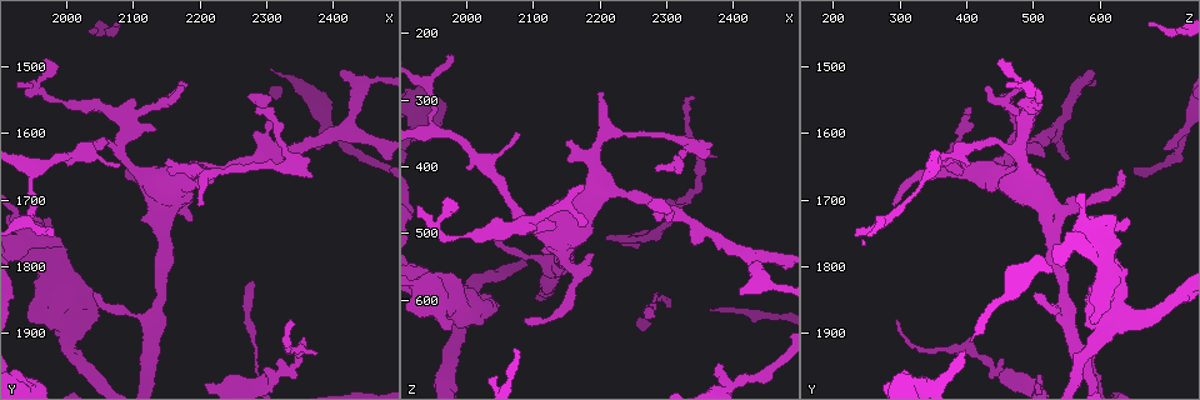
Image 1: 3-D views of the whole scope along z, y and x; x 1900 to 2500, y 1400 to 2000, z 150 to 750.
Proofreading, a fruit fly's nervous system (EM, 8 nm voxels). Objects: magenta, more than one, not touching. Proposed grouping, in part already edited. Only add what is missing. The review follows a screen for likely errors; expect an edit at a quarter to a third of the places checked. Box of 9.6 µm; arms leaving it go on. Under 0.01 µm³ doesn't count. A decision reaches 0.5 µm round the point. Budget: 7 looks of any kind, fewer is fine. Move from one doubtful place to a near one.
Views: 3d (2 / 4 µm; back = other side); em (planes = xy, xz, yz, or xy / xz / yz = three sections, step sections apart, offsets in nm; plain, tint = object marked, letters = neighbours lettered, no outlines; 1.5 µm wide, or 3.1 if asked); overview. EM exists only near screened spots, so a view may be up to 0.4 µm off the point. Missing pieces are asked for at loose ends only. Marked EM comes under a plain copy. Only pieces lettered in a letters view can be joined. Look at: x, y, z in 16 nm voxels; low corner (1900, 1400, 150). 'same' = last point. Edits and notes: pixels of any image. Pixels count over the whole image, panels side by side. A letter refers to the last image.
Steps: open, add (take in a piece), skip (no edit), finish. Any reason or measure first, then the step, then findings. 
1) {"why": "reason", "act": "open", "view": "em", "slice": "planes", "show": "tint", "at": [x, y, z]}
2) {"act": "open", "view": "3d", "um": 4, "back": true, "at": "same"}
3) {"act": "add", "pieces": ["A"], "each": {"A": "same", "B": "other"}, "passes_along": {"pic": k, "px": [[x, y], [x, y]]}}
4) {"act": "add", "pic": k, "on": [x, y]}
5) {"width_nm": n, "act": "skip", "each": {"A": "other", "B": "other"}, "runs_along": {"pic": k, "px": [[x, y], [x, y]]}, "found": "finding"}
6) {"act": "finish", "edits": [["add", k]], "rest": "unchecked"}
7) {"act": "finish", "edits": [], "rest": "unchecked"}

{"why": "thick end", "act": "open", "view": "em", "slice": "planes", "show": "tint", "at": [1955, 1885, 590]}

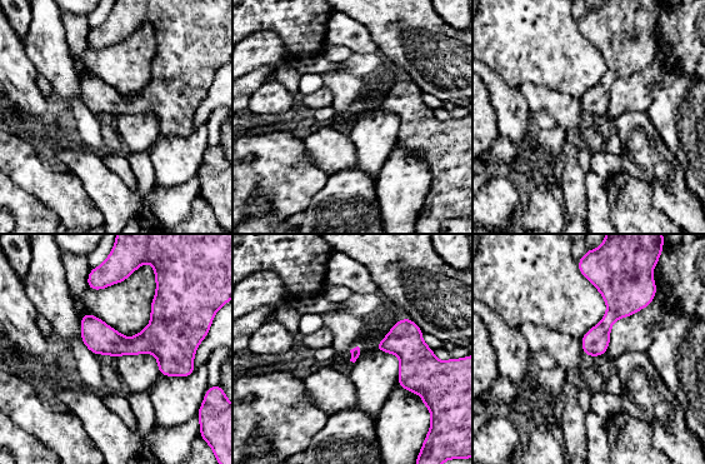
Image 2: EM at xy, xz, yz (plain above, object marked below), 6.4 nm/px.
{"why": "what lies round it", "act": "open", "view": "em", "slice": "planes", "show": "letters", "at": "same"}

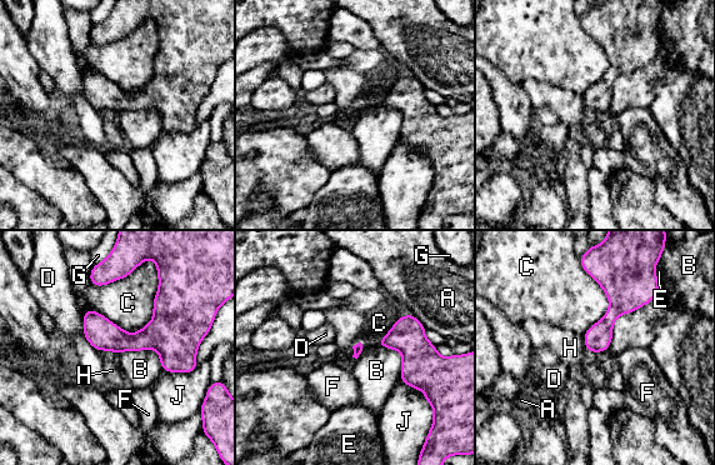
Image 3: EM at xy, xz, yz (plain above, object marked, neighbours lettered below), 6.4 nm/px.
{"longest_contact_nm": ["B", 500], "act": "skip", "each": {"A": "other", "B": "other", "C": "other", "D": "other", "E": "other", "F": "other", "G": "other", "H": "other", "J": "other"}, "found": "no lettered piece goes on from it"}

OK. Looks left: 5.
{"why": "free end", "act": "open", "view": "3d", "um": 4, "at": [2085, 1660, 635]}

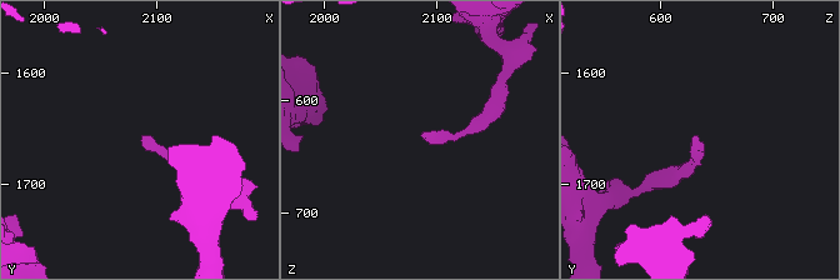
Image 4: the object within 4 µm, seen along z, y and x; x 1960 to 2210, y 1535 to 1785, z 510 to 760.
{"why": "need the tissue", "act": "open", "view": "em", "slice": "yz", "step": 8, "show": "letters", "at": [2086, 1658, 632]}

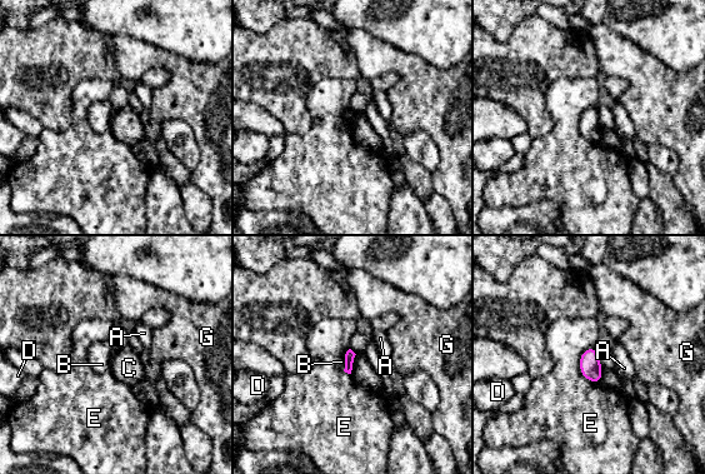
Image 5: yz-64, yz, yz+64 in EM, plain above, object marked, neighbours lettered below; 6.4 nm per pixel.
{"act": "open", "view": "em", "slice": "planes", "show": "letters", "at": "same"}

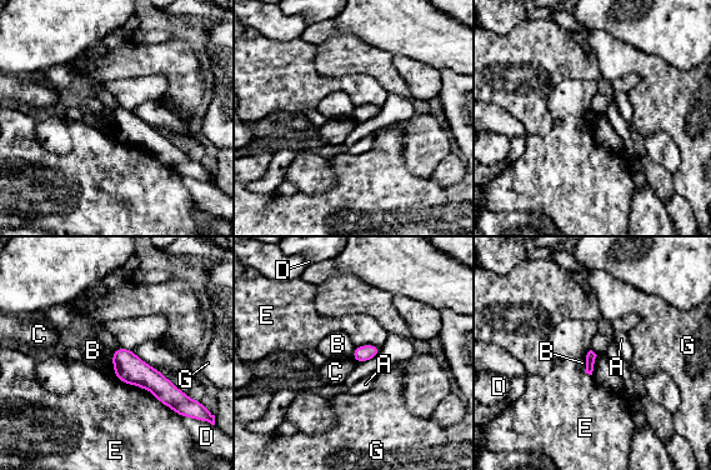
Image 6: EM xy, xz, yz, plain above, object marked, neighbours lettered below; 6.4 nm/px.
{"act": "skip", "each": {"A": "other", "B": "other", "C": "other", "D": "other", "E": "other", "G": "other"}, "border": {"pic": 6, "px": [[597, 355], [591, 374]]}, "found": "no lettered piece goes on from it"}

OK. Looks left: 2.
{"why": "an open end", "act": "open", "view": "em", "slice": "planes", "show": "letters", "at": [2370, 1630, 700]}

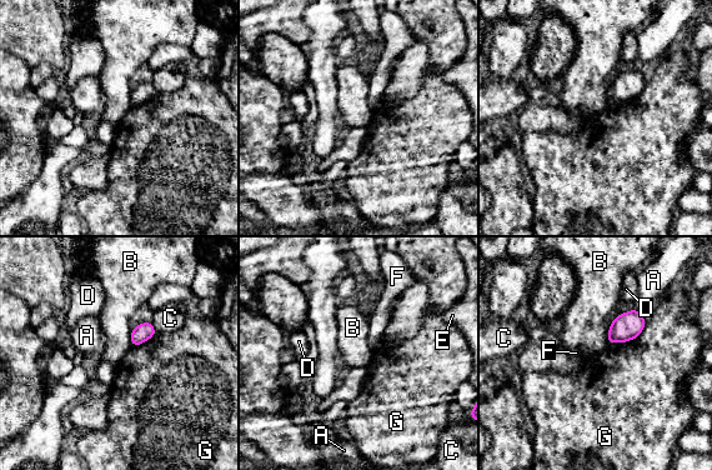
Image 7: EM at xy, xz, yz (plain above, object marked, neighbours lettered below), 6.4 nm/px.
{"act": "skip", "each": {"A": "other", "B": "other", "C": "other", "D": "other", "E": "other", "F": "other", "G": "other"}, "border": {"pic": 7, "px": [[611, 323], [607, 330], [607, 345]]}, "found": "no lettered piece goes on from it"}

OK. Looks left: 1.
{"act": "finish", "edits": [], "rest": "unchecked"}

